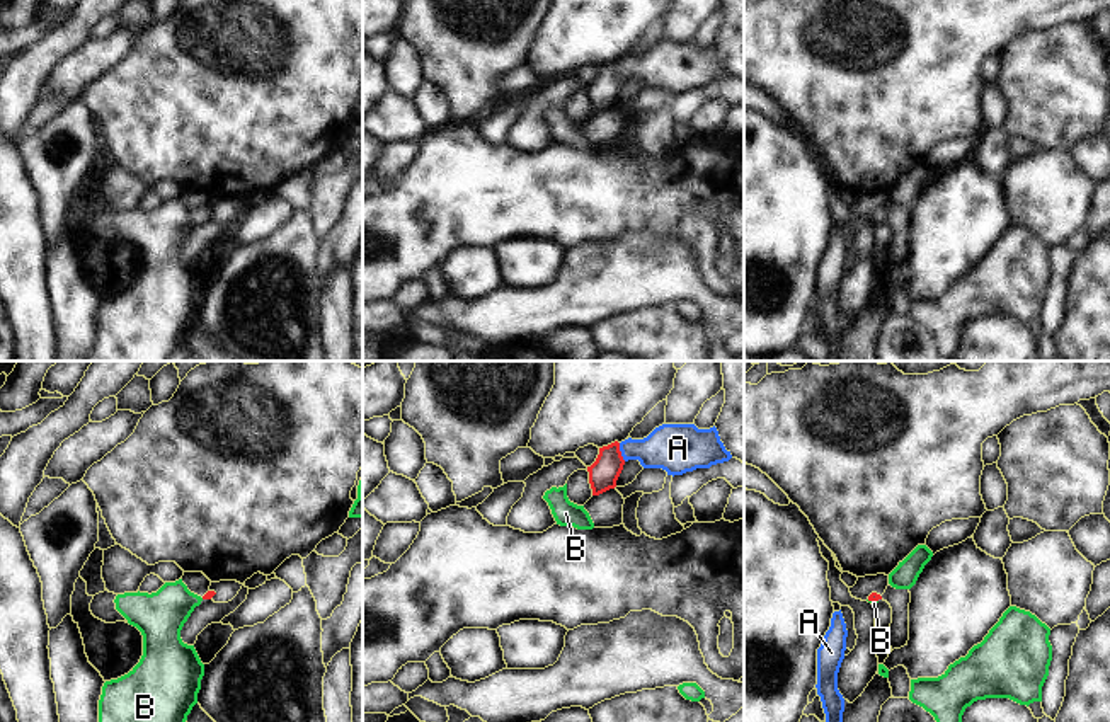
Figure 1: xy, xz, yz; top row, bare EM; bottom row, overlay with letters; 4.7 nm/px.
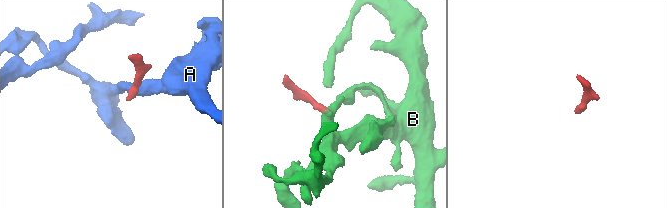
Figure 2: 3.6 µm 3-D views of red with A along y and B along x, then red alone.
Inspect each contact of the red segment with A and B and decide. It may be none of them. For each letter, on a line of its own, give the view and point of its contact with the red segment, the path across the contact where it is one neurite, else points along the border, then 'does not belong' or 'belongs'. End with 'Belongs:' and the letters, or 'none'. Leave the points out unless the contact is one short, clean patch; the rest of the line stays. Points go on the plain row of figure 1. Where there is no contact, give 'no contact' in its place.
A: xz (620, 70) | along xz (618, 62), (620, 74), (625, 79) | does not belong
B: yz (872, 218) | along yz (867, 218), (877, 220) | does not belong
Belongs: none

